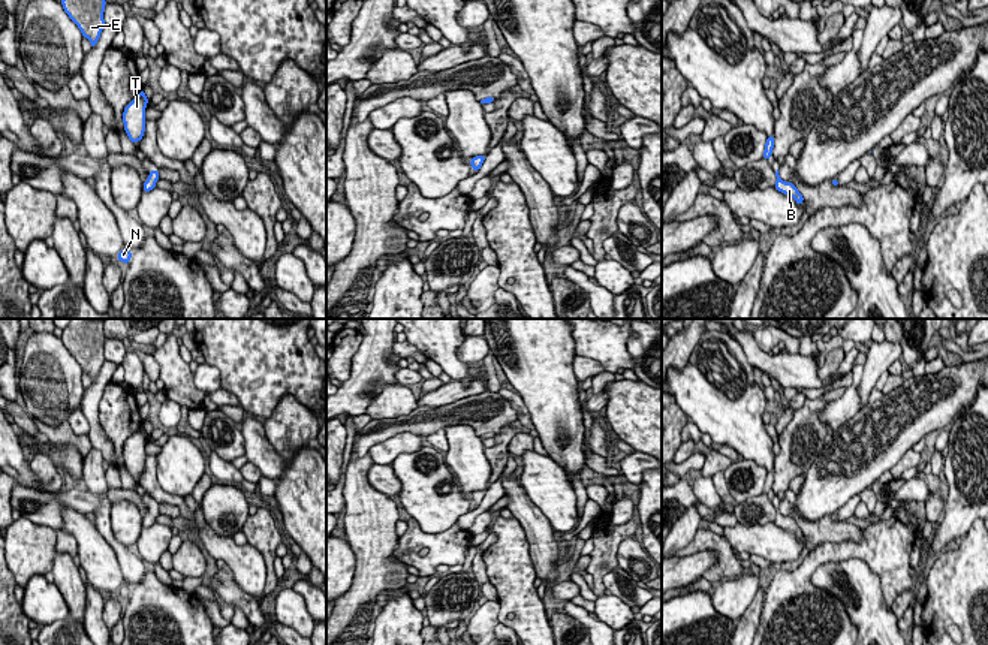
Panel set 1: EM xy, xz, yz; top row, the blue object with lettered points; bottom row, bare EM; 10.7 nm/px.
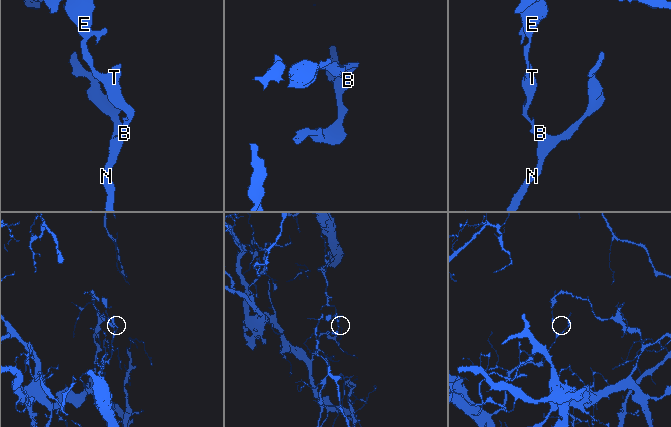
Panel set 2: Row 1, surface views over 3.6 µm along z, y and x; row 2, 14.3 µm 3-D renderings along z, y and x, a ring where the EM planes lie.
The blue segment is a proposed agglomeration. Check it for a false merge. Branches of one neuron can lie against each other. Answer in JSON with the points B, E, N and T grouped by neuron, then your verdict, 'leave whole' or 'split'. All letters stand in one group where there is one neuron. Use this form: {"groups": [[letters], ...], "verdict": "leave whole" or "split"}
{"groups": [["B", "N"], ["E", "T"]], "verdict": "split"}

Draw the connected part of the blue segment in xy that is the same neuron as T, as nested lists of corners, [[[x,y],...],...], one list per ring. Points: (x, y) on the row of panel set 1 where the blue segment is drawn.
[[[145,91],[141,93],[124,108],[123,123],[129,139],[135,144],[142,139],[145,132],[145,108],[148,99]]]

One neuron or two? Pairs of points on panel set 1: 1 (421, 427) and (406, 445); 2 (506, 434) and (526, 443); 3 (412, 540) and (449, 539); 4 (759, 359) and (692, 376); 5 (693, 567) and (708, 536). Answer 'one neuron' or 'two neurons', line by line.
1: two neurons
2: two neurons
3: one neuron
4: two neurons
5: two neurons

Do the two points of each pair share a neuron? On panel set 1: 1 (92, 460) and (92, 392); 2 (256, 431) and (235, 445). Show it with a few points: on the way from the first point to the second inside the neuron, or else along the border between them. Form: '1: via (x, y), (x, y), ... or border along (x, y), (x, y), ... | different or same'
1: border along (93, 446), (104, 458) | different
2: border along (238, 427), (246, 454) | different

